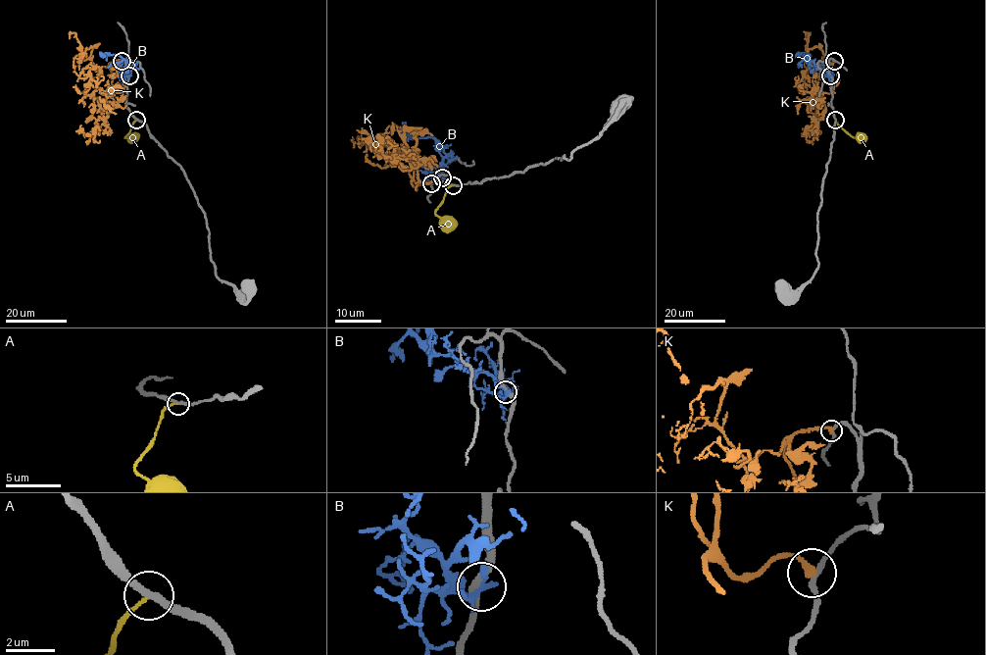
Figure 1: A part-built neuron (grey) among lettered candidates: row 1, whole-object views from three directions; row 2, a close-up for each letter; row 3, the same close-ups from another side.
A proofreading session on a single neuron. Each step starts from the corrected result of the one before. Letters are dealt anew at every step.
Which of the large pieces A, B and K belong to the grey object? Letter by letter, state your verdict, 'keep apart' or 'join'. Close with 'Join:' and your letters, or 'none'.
A: keep apart
B: keep apart
K: join
Join: K

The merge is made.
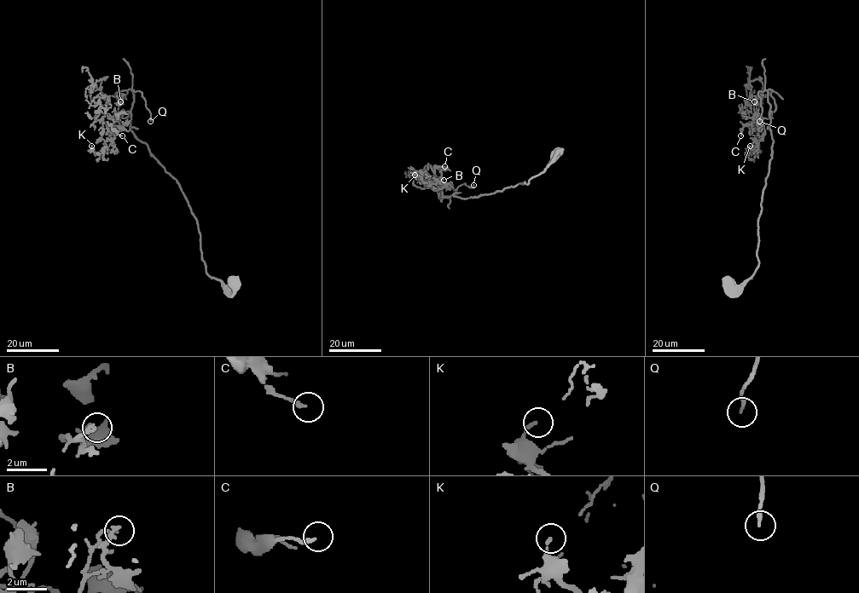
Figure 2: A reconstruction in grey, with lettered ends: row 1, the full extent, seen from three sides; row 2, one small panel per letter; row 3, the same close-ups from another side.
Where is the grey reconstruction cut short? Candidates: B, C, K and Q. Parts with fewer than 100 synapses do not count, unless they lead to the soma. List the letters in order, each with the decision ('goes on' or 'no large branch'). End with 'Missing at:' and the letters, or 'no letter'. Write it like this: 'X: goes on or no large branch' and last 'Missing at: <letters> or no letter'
B: no large branch
C: no large branch
K: no large branch
Q: goes on
Missing at: Q

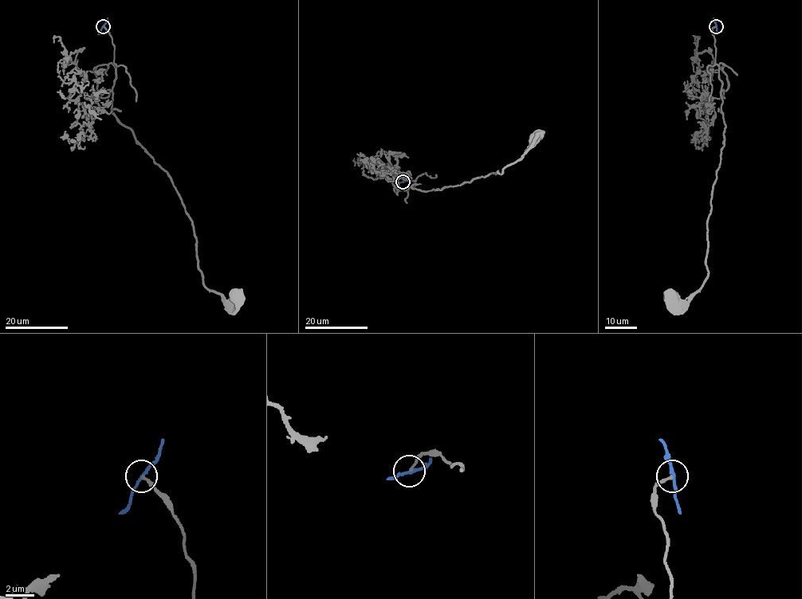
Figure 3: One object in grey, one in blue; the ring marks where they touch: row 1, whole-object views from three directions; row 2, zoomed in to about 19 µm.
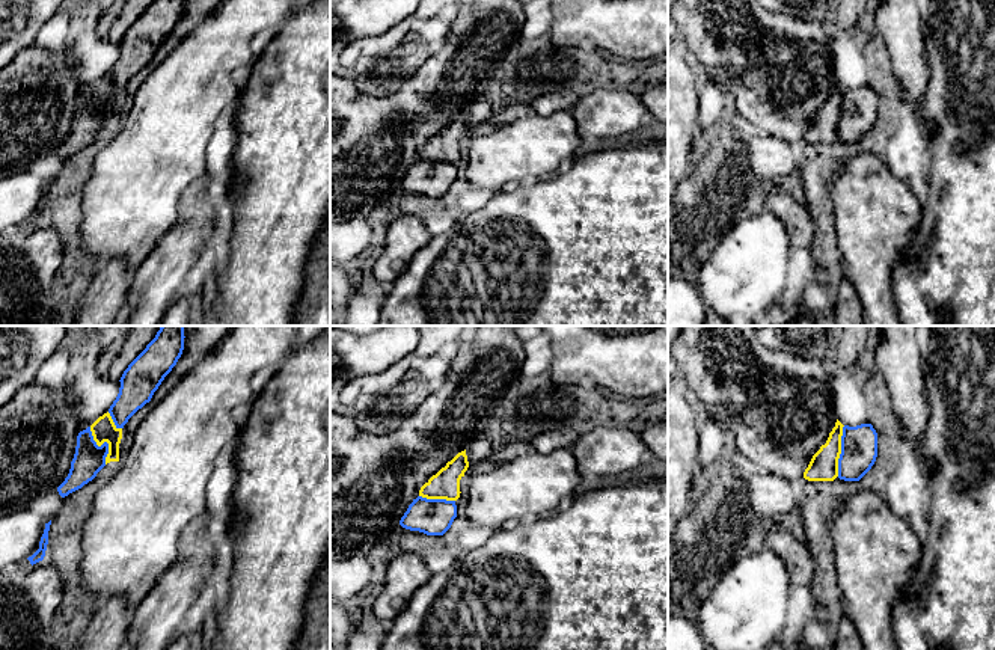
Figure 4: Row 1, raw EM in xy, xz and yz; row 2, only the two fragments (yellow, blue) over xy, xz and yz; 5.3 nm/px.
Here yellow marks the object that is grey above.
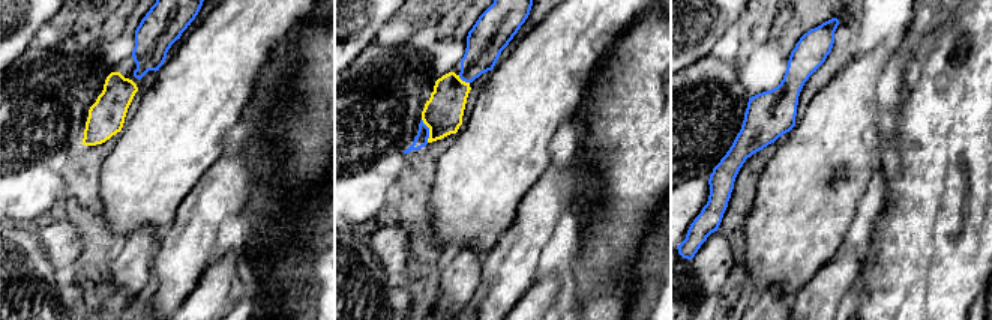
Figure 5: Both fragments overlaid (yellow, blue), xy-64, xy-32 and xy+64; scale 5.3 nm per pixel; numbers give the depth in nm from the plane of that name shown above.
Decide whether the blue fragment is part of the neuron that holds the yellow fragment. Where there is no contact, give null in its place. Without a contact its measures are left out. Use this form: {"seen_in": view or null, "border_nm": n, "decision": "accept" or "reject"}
{"seen_in": "yz", "border_nm": 280, "decision": "accept"}

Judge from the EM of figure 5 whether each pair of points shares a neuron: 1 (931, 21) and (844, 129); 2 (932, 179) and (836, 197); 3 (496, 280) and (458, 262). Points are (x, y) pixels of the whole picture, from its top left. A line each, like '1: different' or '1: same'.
1: same
2: different
3: different

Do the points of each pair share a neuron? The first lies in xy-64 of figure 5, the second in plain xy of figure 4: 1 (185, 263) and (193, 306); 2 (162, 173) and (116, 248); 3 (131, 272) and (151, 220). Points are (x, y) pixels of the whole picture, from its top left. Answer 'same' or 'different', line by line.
1: different
2: same
3: different

